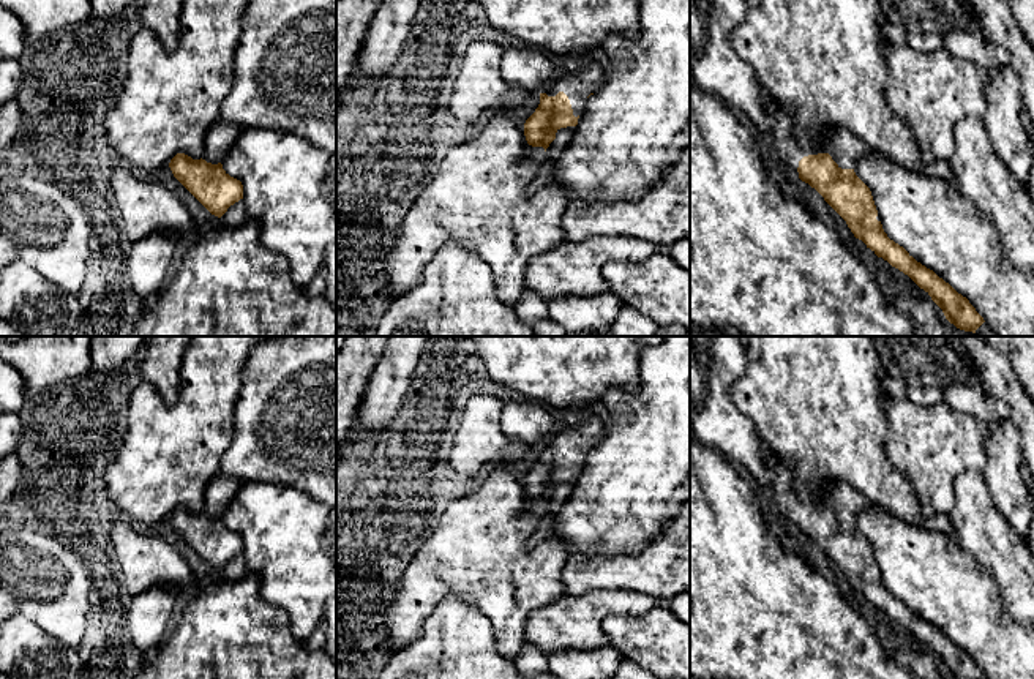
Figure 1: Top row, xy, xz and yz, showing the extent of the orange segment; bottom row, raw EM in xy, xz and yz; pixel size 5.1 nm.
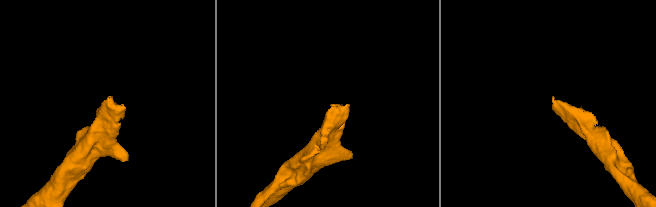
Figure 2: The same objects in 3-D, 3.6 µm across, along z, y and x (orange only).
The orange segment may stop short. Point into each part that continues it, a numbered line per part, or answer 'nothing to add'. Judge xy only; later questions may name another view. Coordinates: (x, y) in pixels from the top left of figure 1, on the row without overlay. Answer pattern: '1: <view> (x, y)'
1: xy (221, 488)

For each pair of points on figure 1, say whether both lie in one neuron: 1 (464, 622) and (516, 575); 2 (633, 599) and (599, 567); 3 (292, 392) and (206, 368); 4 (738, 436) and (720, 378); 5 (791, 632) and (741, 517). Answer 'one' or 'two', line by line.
1: two
2: two
3: two
4: one
5: one

